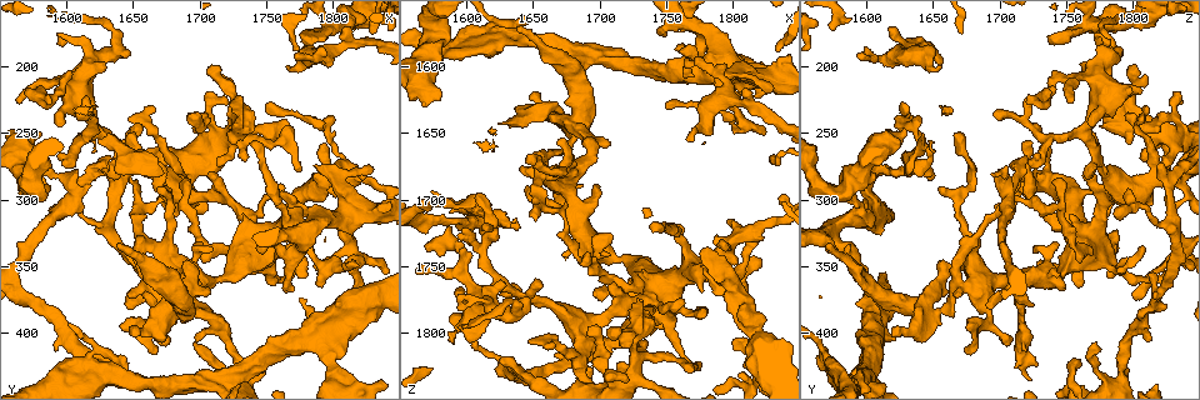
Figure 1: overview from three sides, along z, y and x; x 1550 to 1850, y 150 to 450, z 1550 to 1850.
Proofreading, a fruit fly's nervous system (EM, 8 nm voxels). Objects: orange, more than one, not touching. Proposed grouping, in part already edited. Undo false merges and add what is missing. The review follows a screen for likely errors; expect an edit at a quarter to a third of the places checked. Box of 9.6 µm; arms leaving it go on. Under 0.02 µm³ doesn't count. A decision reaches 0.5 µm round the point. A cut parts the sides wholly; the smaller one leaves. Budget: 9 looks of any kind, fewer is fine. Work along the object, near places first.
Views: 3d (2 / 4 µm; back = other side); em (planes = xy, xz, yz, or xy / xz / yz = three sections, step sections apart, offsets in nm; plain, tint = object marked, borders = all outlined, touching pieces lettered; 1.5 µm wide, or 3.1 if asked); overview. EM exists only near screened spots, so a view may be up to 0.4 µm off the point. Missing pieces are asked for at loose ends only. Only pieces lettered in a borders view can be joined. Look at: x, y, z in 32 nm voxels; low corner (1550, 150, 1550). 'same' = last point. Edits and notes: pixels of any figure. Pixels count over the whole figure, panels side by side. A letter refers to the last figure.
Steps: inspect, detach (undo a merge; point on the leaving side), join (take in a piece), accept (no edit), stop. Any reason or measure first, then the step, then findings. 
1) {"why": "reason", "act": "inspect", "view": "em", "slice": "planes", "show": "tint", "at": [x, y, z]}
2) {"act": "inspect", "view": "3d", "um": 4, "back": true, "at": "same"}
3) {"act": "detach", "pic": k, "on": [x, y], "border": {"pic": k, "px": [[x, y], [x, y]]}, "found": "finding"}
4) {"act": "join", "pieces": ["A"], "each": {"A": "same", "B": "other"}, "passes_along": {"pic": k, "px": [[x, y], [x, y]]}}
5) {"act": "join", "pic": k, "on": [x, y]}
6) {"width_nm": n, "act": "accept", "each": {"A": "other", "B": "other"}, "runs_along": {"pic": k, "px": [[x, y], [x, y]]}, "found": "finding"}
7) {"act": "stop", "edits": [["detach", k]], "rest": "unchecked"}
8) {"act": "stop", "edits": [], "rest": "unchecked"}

{"act": "inspect", "view": "em", "slice": "planes", "show": "plain", "at": [1778, 326, 1784]}

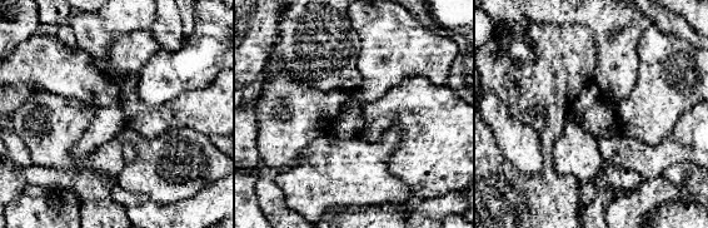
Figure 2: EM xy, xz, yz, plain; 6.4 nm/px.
{"act": "inspect", "view": "em", "slice": "planes", "show": "borders", "at": "same"}

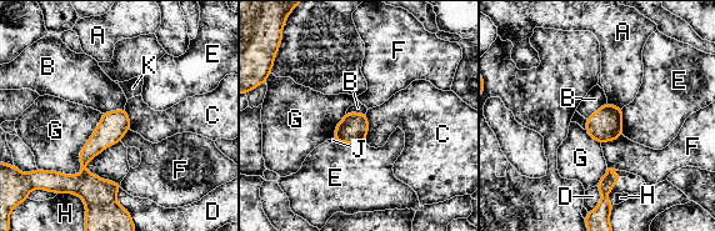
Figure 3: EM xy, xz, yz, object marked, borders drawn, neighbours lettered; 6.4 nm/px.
{"act": "accept", "each": {"A": "other", "B": "other", "C": "other", "D": "other", "E": "other", "F": "other", "G": "other", "H": "other", "J": "other", "K": "other"}, "border": {"pic": 3, "px": [[124, 108], [103, 114]]}, "found": "none of them fits"}

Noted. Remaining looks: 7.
{"why": "free end", "act": "inspect", "view": "em", "slice": "xy", "step": 4, "show": "borders", "at": [1804, 322, 1832]}

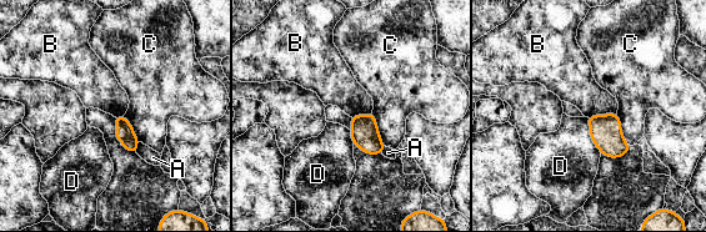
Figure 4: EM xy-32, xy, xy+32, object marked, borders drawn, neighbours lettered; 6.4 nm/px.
{"longest_contact_nm": ["D", 260], "act": "accept", "each": {"A": "other", "B": "other", "C": "other", "D": "other"}, "border": {"pic": 4, "px": [[616, 112], [595, 114], [587, 117]]}, "found": "none of them fits"}

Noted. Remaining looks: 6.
{"why": "an open end", "act": "inspect", "view": "3d", "um": 2, "at": [1752, 234, 1632]}

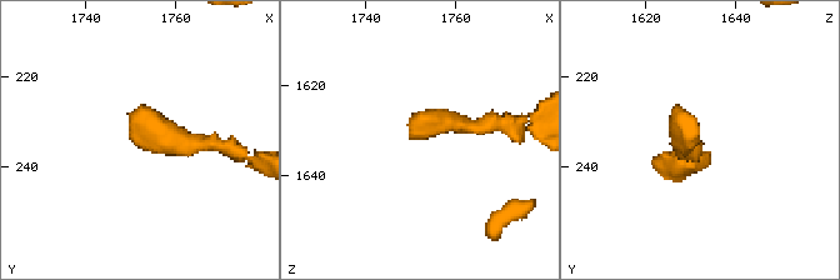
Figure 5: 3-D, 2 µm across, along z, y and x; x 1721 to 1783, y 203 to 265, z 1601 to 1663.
{"why": "shape alone is not enough", "act": "inspect", "view": "em", "slice": "planes", "show": "borders", "at": [1750, 234, 1632]}

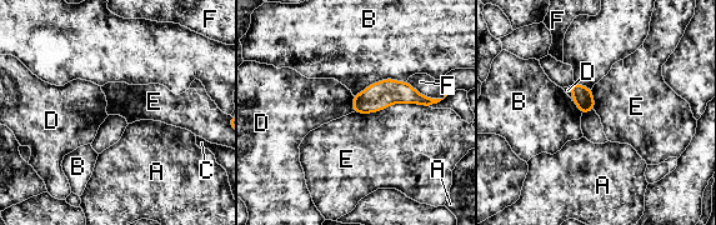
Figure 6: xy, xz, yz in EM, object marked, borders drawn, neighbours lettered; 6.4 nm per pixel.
{"act": "accept", "each": {"A": "other", "B": "other", "C": "other", "D": "other", "E": "other", "F": "other"}, "runs_along": {"pic": 6, "px": [[430, 101], [379, 95], [356, 109]]}, "found": "no lettered piece goes on from it"}

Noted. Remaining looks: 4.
{"why": "thin end", "act": "inspect", "view": "em", "slice": "planes", "show": "borders", "at": [1774, 190, 1594]}

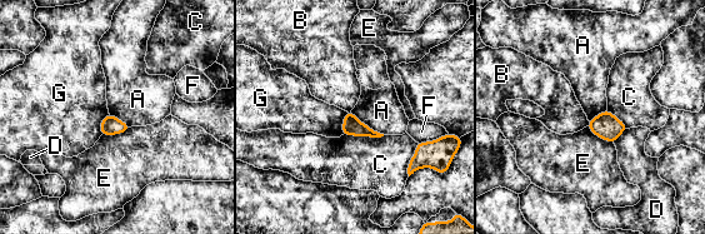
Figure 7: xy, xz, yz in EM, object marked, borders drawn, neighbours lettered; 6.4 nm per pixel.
{"width_nm": 120, "act": "accept", "each": {"A": "other", "B": "other", "C": "other", "D": "other", "E": "other", "F": "other", "G": "other"}, "found": "no lettered piece goes on from it"}

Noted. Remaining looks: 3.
{"act": "stop", "edits": [], "rest": "unchecked"}

